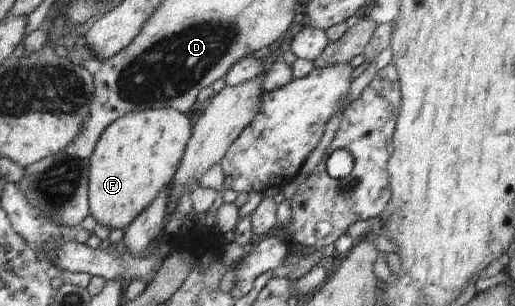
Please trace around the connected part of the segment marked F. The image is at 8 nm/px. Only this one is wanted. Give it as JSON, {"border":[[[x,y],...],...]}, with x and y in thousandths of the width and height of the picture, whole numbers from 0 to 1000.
{"border":[[[320,353],[250,366],[214,402],[175,520],[173,703],[214,755],[250,742],[332,605],[371,438],[371,402],[359,373]]]}

